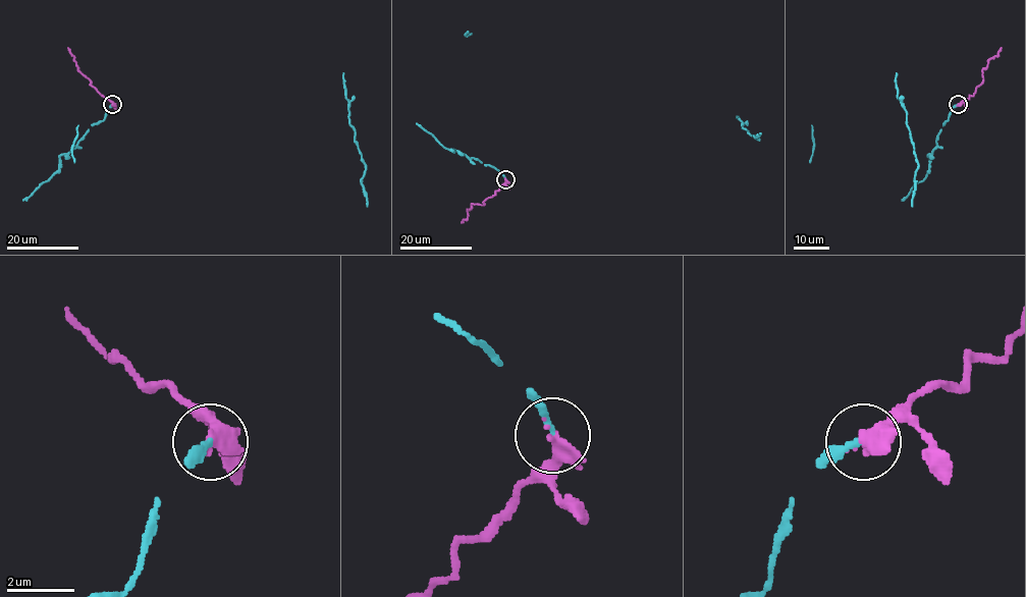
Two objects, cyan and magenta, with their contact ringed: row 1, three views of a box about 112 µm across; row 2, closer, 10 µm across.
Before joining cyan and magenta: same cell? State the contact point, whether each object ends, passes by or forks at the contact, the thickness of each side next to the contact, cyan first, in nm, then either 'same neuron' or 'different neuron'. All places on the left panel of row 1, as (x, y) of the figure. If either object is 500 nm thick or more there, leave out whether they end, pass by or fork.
place (112, 104); cyan ends; magenta passes by; calibres 180 and 360 nm; same neuron

